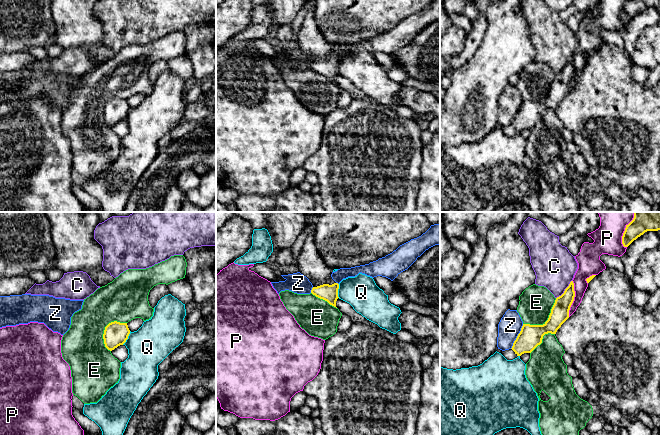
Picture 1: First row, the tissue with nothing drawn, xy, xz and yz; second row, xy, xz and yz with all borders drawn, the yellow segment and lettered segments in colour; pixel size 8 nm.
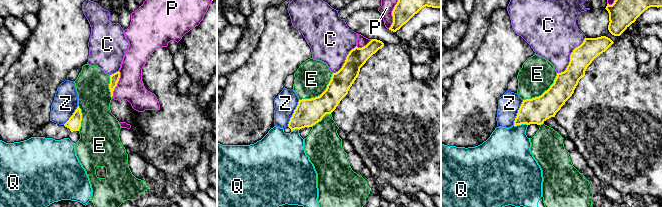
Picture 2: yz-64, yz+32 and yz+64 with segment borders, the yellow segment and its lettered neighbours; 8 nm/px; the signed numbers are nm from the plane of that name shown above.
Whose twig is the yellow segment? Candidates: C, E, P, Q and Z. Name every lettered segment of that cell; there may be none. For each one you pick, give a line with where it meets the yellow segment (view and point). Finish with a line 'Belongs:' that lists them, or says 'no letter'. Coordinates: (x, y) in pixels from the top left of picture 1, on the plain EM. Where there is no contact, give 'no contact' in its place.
Belongs: no letter

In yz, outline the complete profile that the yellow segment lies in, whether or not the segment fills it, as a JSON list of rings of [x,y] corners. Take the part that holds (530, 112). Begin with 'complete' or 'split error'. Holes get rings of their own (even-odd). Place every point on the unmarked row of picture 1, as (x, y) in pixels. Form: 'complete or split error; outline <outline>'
split error; outline [[[571,57],[564,69],[556,74],[549,94],[543,101],[523,100],[512,124],[505,127],[498,125],[497,128],[507,136],[513,136],[524,129],[531,129],[542,119],[545,110],[556,110],[561,101],[569,94],[569,86],[574,73],[574,59]]]

